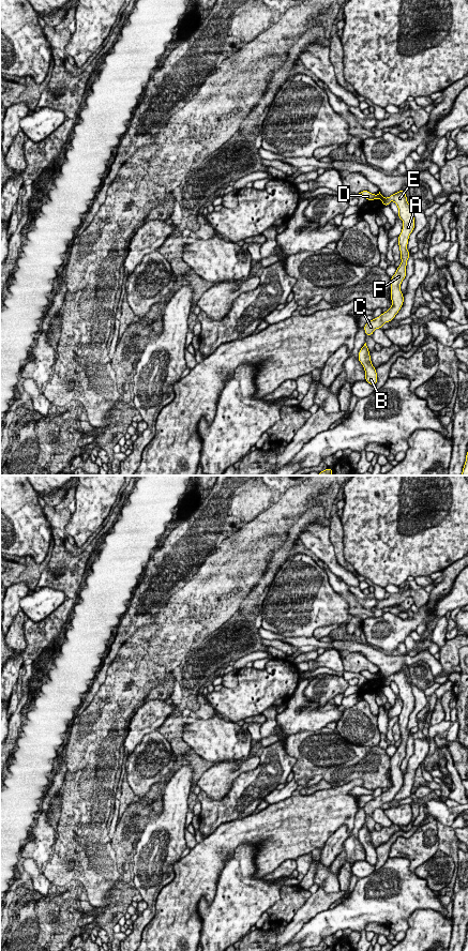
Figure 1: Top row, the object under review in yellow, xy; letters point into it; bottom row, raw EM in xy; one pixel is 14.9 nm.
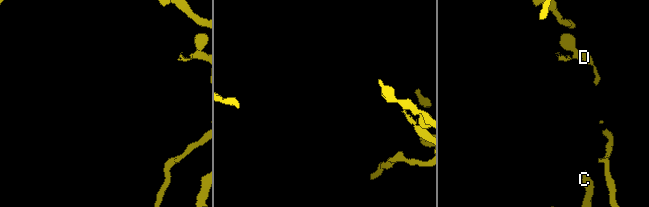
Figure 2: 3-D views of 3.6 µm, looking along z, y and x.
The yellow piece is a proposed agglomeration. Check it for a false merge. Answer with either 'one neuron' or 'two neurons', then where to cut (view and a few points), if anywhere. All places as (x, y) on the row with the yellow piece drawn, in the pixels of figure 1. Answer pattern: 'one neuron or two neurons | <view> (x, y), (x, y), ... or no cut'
two neurons | xy (386, 198), (382, 200)

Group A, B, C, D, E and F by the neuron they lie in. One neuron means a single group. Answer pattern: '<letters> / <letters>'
A B C E F / D

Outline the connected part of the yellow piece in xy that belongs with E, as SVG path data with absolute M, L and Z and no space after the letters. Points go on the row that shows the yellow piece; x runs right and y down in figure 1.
M403 190L383 199L382 205L389 206L391 201L394 201L398 207L398 217L403 221L404 224L397 241L399 245L402 262L395 274L391 277L392 306L387 312L382 313L379 317L365 323L364 331L366 336L373 335L373 332L376 329L382 328L386 322L392 321L404 303L404 296L401 291L401 284L406 277L406 266L410 255L410 252L407 250L407 244L409 236L414 229L414 216L411 206L408 203L407 196Z

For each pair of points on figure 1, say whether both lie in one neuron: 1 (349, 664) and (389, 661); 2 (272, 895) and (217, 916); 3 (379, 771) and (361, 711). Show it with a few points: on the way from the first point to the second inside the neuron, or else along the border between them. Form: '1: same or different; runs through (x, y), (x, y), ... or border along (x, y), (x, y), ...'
1: different; border along (350, 651), (361, 652), (380, 670)
2: same; runs through (258, 895), (246, 897), (231, 912)
3: different; border along (347, 740), (353, 744), (378, 745)

